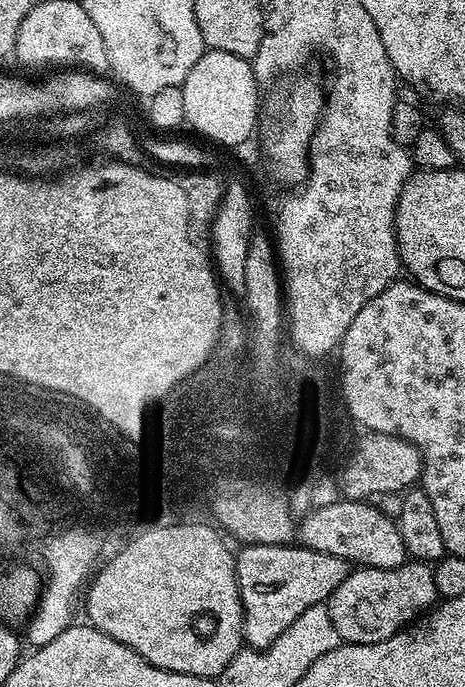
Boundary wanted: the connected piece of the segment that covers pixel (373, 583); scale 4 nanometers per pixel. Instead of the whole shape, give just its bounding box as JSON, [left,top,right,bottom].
[326,562,438,644]

